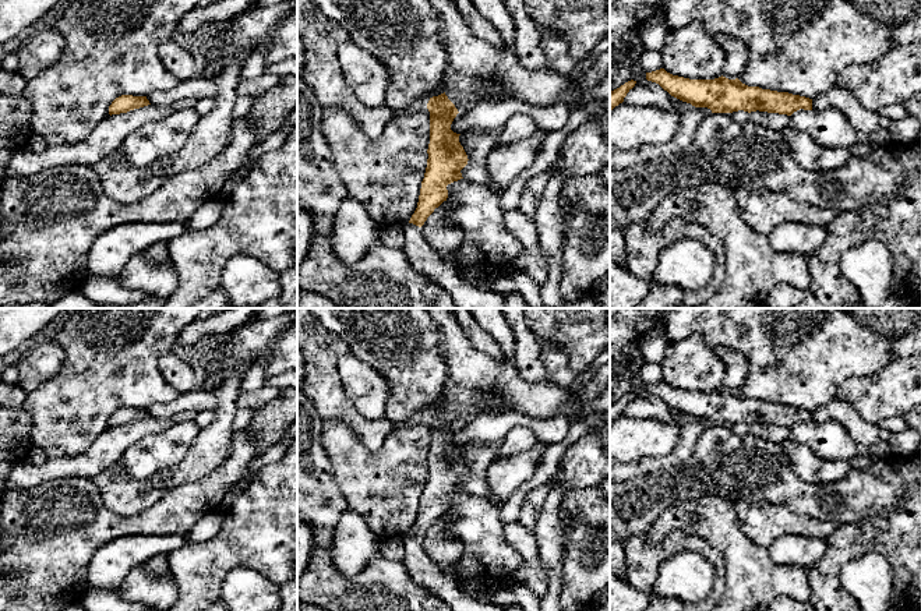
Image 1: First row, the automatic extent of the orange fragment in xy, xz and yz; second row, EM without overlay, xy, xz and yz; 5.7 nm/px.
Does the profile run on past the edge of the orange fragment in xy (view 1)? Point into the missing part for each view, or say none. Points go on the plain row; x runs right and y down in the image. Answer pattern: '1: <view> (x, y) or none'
1: none

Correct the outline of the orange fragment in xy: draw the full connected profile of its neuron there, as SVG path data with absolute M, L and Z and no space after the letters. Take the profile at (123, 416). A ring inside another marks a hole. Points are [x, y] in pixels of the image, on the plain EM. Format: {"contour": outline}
{"contour": "M121 407L116 410L109 418L109 427L127 425L134 421L140 421L151 417L147 409Z"}

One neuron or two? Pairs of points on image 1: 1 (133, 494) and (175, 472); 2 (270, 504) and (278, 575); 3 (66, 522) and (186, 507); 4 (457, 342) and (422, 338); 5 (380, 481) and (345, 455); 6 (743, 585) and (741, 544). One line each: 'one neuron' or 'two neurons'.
1: one neuron
2: one neuron
3: one neuron
4: two neurons
5: one neuron
6: one neuron

